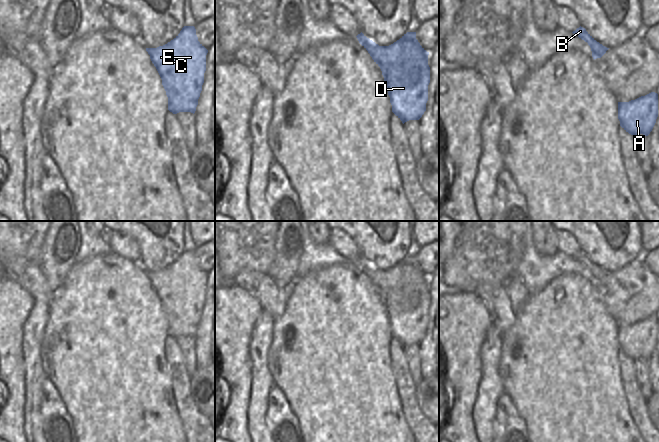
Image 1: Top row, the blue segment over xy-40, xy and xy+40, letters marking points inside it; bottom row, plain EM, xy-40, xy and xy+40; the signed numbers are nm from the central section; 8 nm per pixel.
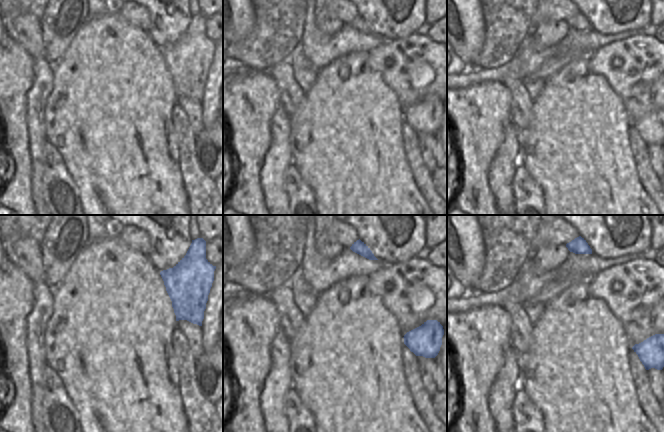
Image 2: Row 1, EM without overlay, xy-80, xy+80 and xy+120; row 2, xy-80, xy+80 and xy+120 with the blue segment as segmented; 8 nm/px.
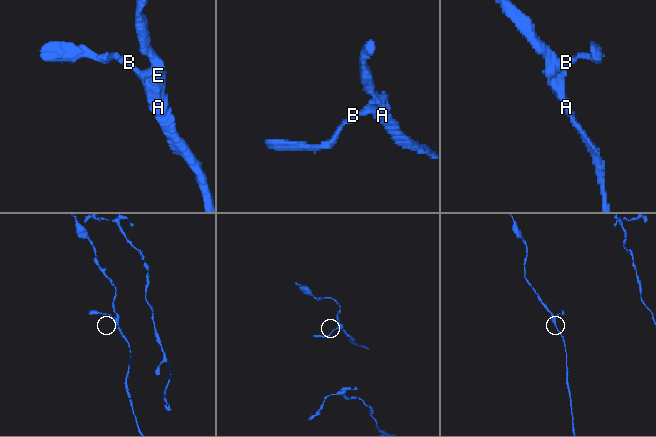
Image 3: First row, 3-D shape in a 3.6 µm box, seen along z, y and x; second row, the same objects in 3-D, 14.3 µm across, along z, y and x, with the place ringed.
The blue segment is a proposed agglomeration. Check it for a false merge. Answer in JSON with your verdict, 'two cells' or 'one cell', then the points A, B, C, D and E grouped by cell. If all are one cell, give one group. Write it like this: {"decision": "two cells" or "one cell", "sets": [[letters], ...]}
{"decision": "one cell", "sets": [["A", "B", "C", "D", "E"]]}

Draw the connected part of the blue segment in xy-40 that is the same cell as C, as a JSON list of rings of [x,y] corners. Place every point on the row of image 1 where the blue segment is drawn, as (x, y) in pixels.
[[[184,26],[180,33],[167,44],[157,48],[146,48],[146,51],[162,79],[162,85],[168,97],[168,110],[173,114],[179,112],[194,114],[204,83],[208,53],[208,50],[198,41],[195,27]]]

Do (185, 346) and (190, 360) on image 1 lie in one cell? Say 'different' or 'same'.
same

